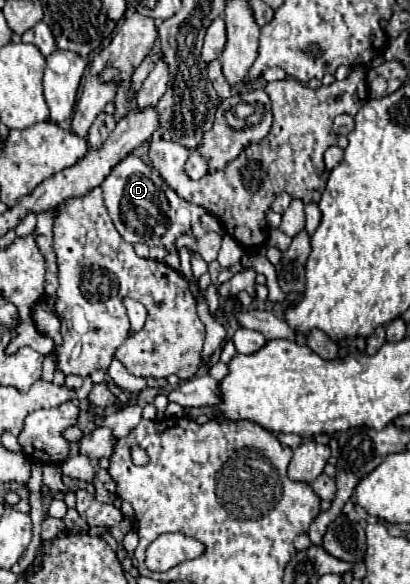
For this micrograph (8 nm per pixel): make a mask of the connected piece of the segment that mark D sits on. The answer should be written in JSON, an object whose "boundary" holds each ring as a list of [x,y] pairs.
{"boundary":[[[129,154],[111,170],[111,174],[101,184],[101,190],[105,194],[105,206],[117,232],[129,244],[153,244],[153,238],[157,238],[157,244],[161,244],[159,234],[167,234],[169,248],[173,250],[175,238],[191,230],[191,204],[179,198],[177,192],[157,174],[155,168],[149,168],[135,154]]]}

